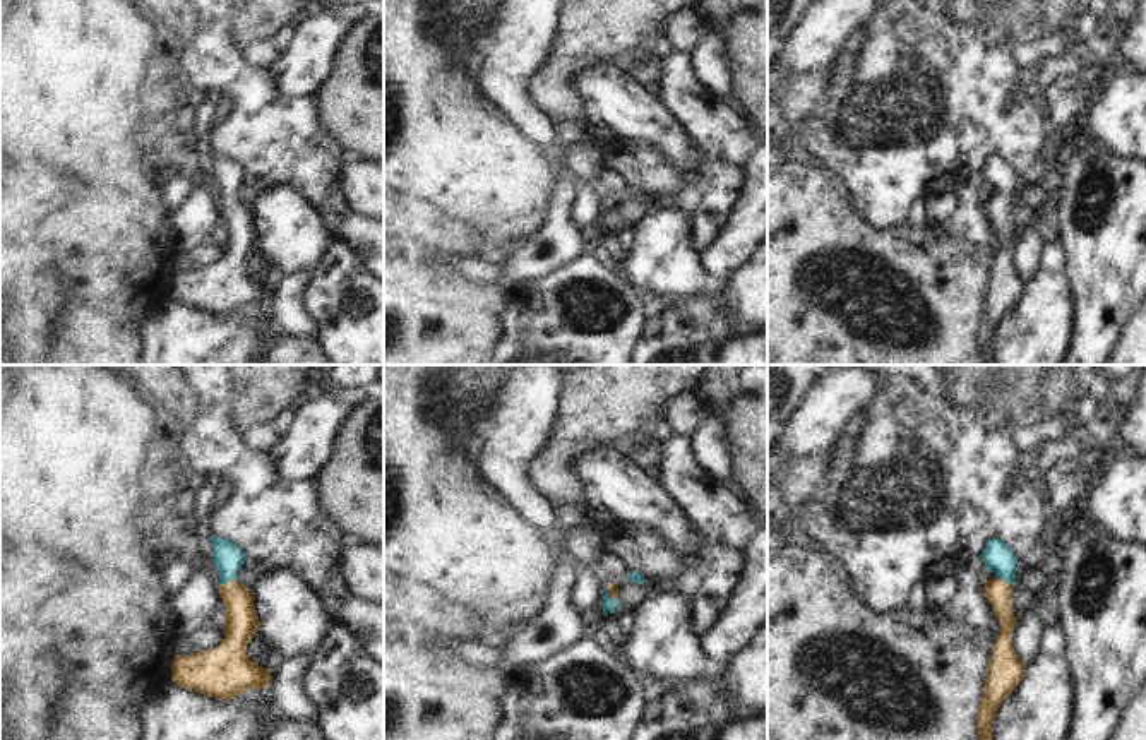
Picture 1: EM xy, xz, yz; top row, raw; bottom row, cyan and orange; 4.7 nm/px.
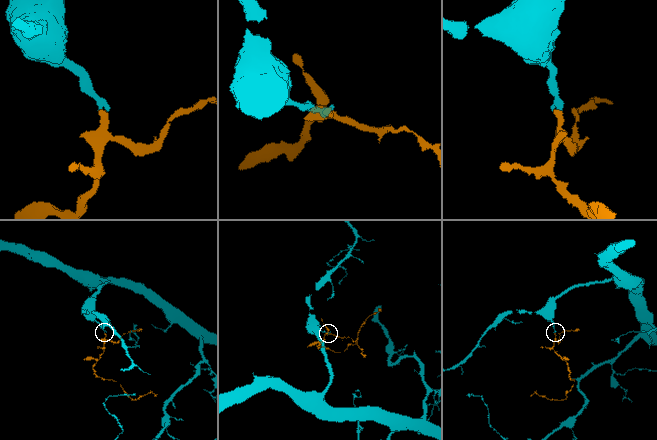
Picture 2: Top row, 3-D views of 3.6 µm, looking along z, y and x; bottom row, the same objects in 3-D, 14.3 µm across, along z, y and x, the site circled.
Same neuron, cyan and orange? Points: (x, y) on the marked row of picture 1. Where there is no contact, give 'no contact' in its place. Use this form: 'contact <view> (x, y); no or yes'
contact xy (226, 581); yes

